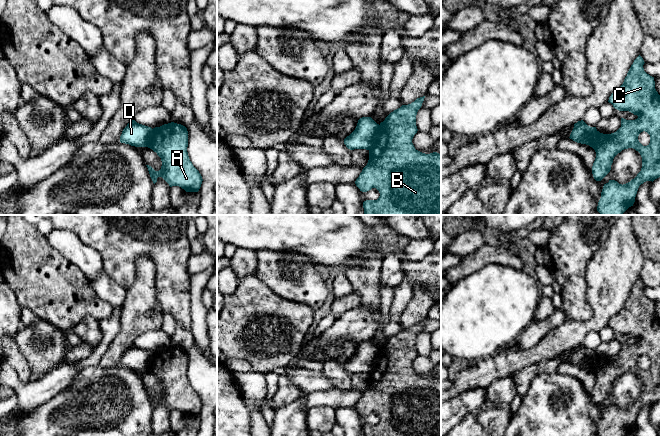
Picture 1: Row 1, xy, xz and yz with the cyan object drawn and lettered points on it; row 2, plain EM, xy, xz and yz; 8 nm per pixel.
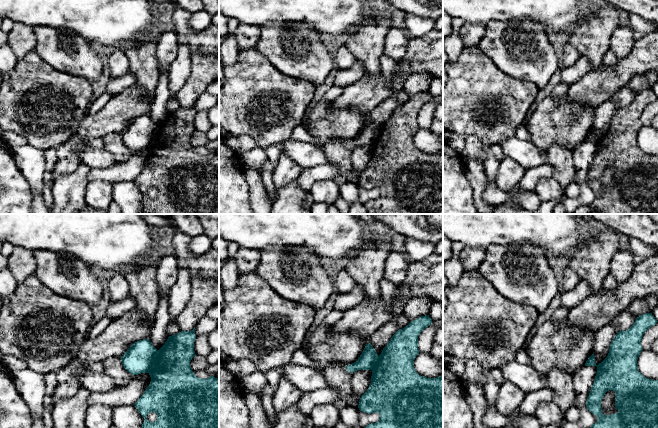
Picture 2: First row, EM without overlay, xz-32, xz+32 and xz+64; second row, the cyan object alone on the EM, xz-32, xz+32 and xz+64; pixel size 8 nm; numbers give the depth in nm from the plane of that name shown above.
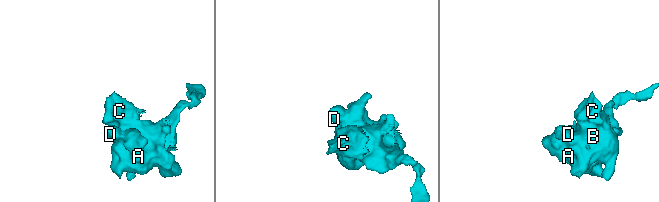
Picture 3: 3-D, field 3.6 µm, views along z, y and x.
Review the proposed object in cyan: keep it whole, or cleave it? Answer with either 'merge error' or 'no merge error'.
merge error

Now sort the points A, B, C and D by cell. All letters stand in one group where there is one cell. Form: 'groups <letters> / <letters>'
groups A B C / D

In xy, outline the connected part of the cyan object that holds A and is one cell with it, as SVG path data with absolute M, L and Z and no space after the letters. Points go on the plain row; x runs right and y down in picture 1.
M171 346L153 352L147 371L156 376L162 385L159 395L146 389L154 408L158 401L162 401L170 411L179 410L186 416L199 415L203 403L189 383L185 350Z

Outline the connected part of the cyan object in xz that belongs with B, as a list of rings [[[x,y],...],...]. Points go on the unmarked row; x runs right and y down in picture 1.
[[[424,322],[402,329],[380,347],[368,387],[355,405],[362,416],[376,412],[380,417],[377,424],[363,426],[364,436],[441,436],[441,378],[422,377],[412,367],[418,355],[416,339]]]

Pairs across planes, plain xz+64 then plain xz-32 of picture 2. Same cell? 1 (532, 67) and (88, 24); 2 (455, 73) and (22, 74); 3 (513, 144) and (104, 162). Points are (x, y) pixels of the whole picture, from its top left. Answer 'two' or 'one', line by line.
1: two
2: one
3: one

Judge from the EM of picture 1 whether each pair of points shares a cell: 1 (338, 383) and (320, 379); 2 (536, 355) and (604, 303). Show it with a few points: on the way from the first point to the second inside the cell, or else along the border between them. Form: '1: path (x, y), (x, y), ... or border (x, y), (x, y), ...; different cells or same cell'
1: border (321, 371), (334, 387); different cells
2: path (554, 343), (592, 321); same cell

